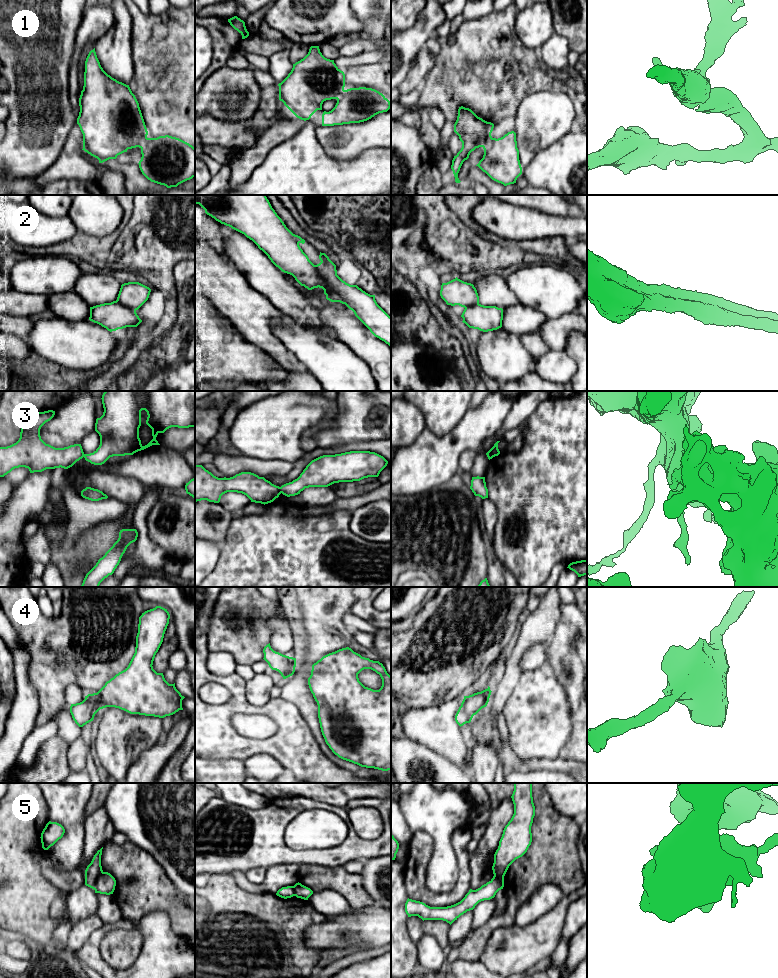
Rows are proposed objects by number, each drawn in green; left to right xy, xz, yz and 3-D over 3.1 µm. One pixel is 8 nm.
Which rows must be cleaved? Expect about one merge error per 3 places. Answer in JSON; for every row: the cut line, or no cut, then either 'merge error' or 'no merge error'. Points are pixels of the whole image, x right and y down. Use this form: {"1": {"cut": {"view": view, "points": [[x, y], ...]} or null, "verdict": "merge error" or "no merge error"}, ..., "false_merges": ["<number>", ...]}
{"1": {"cut": null, "verdict": "no merge error"}, "2": {"cut": {"view": "xz", "points": [[313, 265], [320, 277], [344, 303]]}, "verdict": "merge error"}, "3": {"cut": {"view": "xz", "points": [[279, 487], [281, 492]]}, "verdict": "merge error"}, "4": {"cut": null, "verdict": "no merge error"}, "5": {"cut": {"view": "xy", "points": [[102, 871], [93, 888]]}, "verdict": "merge error"}, "false_merges": ["2", "3", "5"]}

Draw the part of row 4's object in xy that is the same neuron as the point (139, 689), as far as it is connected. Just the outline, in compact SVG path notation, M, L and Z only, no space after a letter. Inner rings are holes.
M156 606L142 613L139 617L135 653L128 667L107 681L97 693L88 694L80 703L71 704L70 713L79 727L93 721L95 714L106 707L119 708L130 714L159 718L183 710L182 700L185 697L176 689L175 683L169 684L163 673L157 673L152 666L155 655L163 642L169 619L169 612L161 606Z

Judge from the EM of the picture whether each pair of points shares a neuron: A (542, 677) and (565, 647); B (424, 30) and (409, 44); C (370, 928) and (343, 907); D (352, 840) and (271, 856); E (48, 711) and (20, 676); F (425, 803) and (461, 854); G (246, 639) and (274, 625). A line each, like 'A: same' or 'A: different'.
A: different
B: same
C: different
D: same
E: different
F: different
G: different

